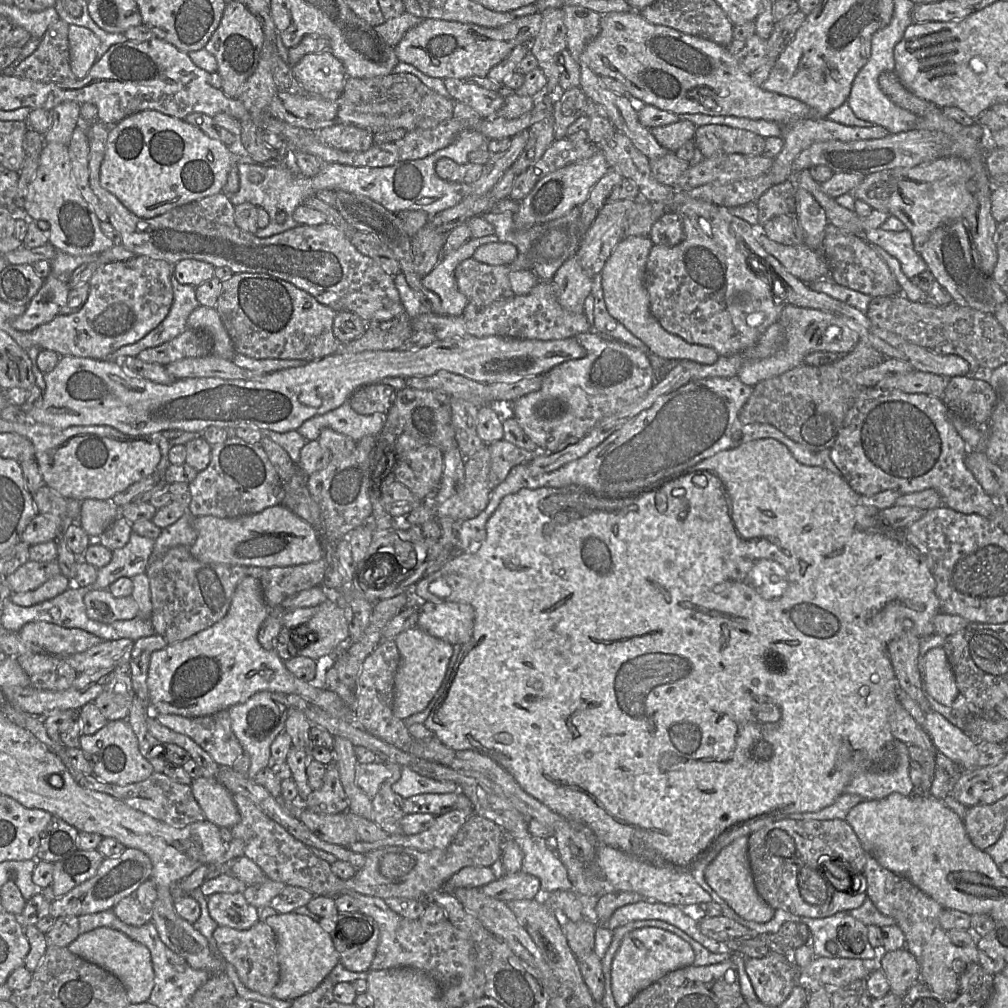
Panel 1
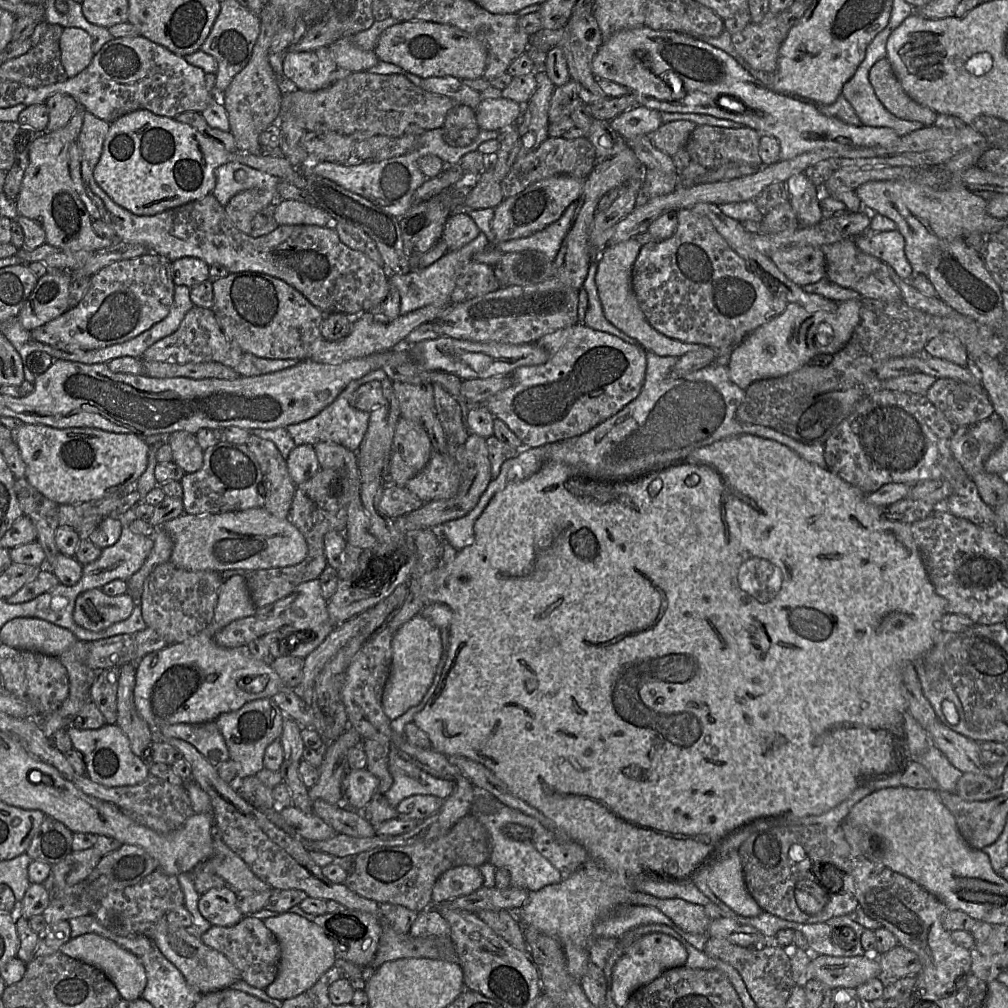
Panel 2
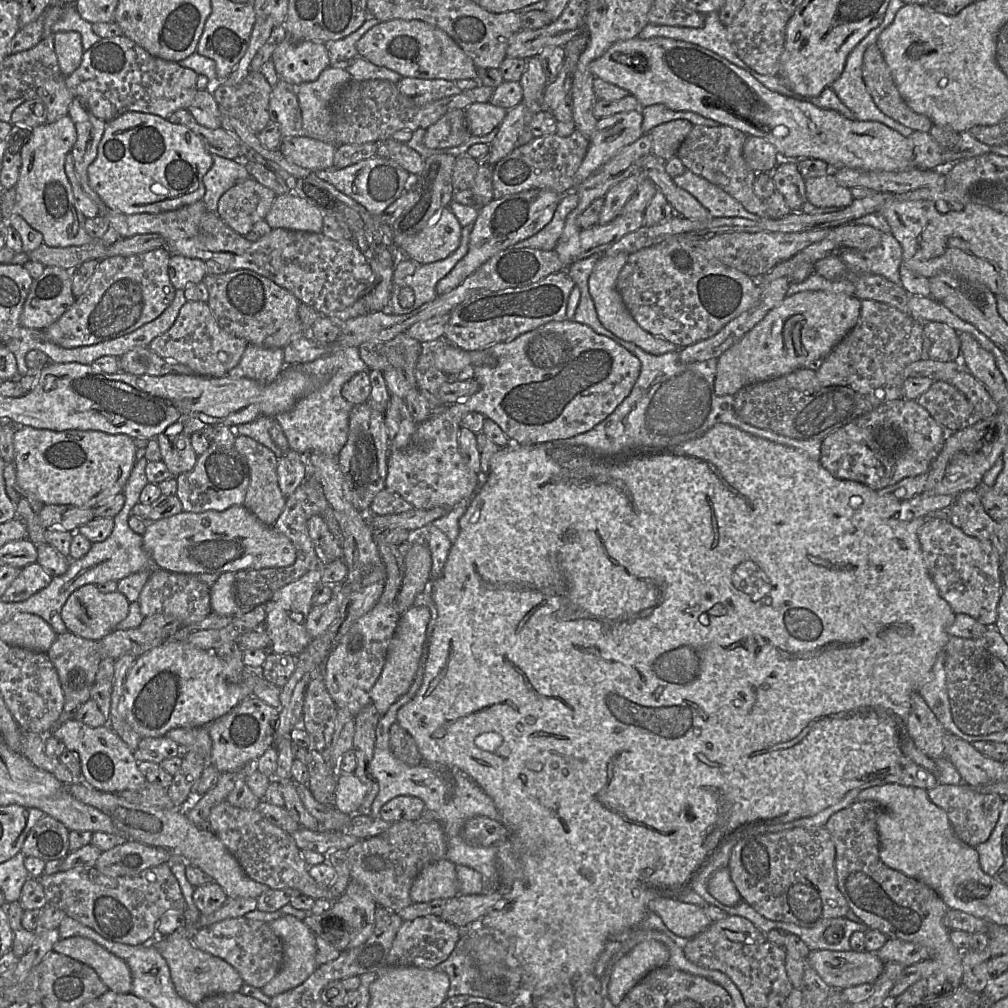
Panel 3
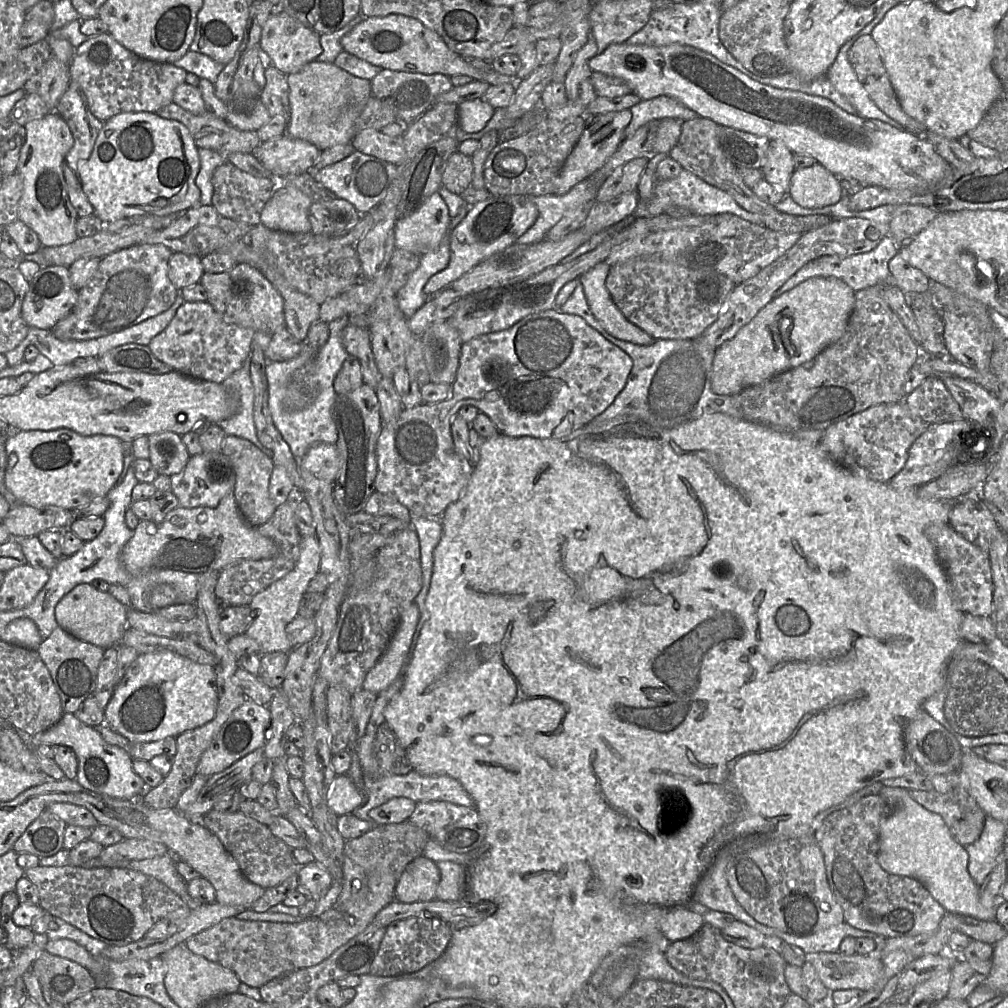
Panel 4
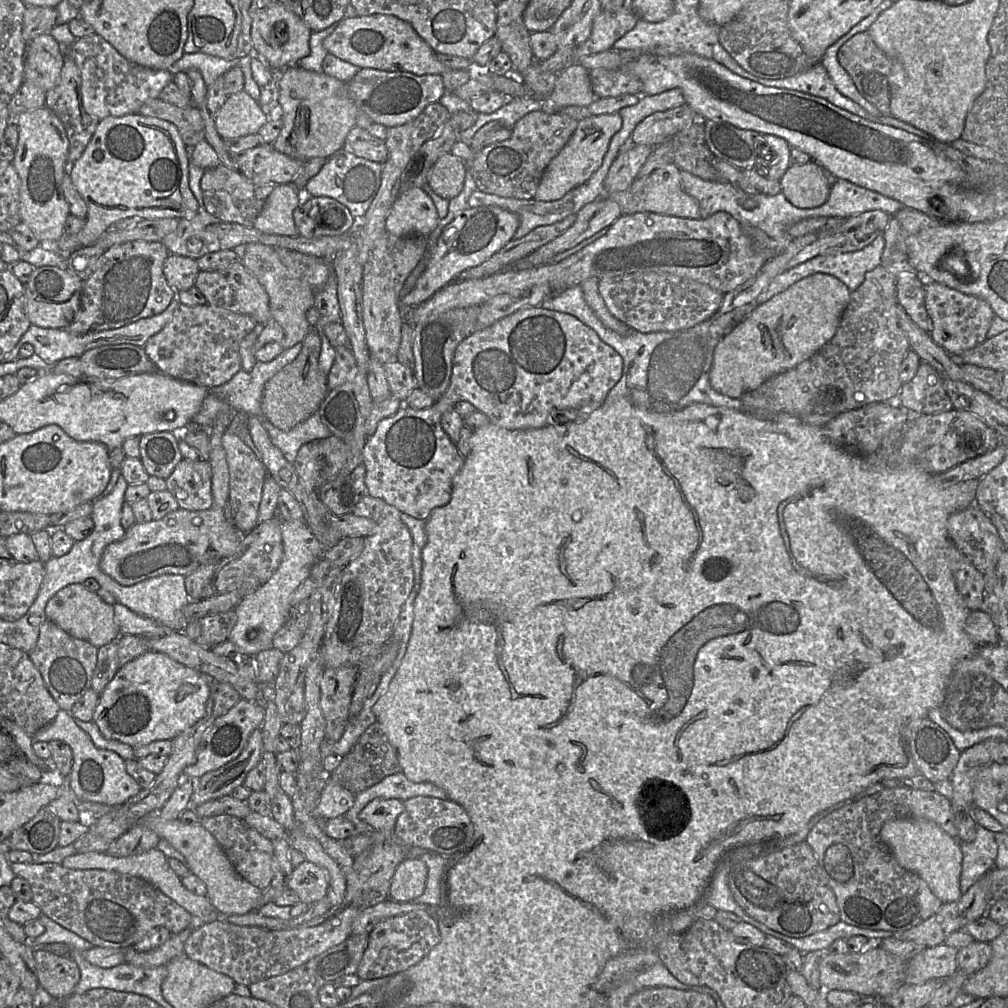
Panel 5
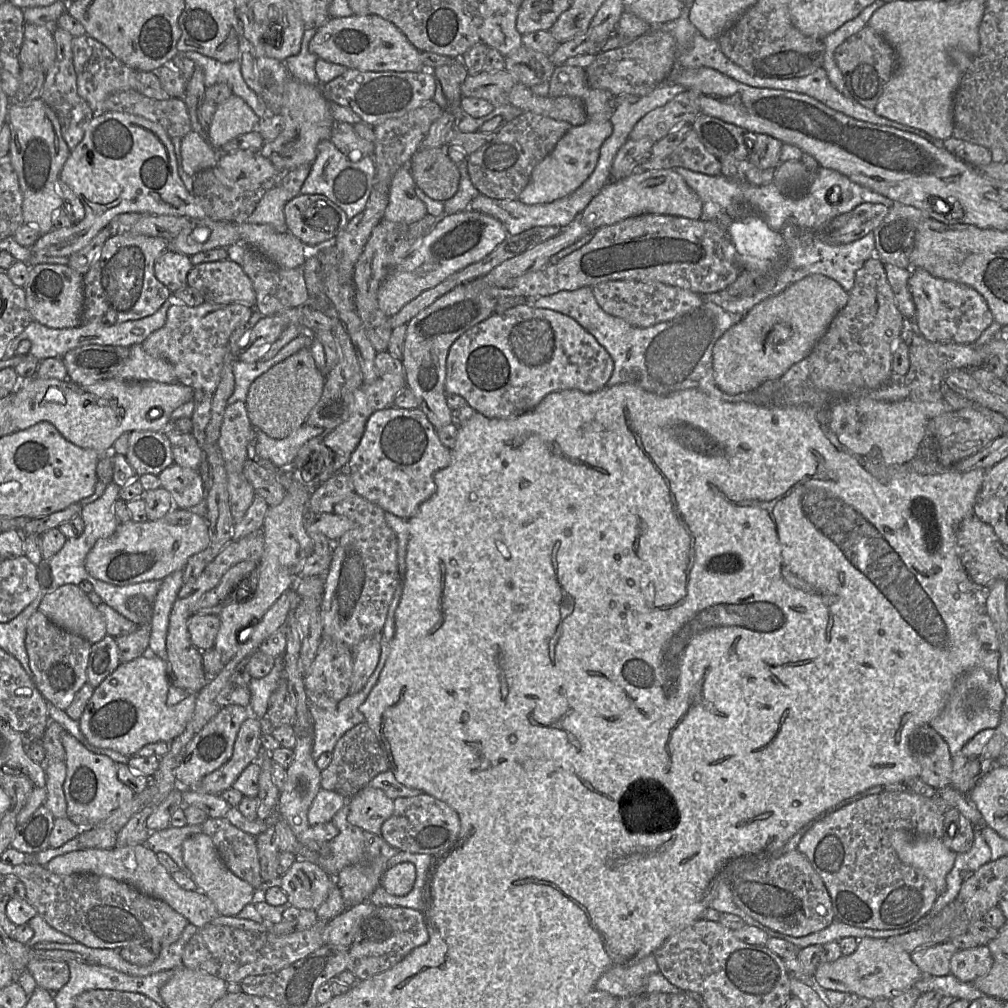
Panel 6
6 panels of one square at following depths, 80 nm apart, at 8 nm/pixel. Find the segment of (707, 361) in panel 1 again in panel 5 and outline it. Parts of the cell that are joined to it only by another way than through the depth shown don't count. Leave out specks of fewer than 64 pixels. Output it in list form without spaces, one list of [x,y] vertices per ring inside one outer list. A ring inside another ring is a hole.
[[[596,277],[588,278],[580,284],[586,303],[607,328],[622,336],[630,334],[631,328],[615,318],[608,310],[599,293],[598,284],[599,279]]]

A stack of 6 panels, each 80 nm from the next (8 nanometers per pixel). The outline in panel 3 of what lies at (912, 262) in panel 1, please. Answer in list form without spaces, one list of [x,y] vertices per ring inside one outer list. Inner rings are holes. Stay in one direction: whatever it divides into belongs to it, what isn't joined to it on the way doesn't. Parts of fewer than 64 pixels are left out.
[[[890,233],[883,234],[879,245],[871,250],[852,250],[839,257],[852,273],[876,274],[893,283],[901,283],[899,268],[903,263],[902,247]]]

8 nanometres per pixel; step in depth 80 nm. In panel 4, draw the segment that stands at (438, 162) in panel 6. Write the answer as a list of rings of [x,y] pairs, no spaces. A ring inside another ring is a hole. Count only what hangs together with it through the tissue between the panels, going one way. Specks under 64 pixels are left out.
[[[453,153],[447,160],[442,173],[442,188],[460,195],[472,183],[473,164],[471,157]]]

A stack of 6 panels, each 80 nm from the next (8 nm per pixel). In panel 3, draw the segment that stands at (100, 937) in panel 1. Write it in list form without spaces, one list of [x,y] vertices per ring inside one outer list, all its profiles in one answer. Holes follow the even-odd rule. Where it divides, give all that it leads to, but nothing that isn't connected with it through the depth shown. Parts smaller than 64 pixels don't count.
[[[85,937],[60,939],[52,951],[93,968],[109,990],[131,993],[132,974],[127,963],[94,941]]]

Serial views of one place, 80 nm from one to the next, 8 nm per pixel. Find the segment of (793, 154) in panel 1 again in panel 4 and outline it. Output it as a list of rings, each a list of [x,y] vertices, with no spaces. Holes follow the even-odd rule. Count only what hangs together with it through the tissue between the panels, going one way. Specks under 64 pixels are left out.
[[[617,43],[590,59],[589,67],[594,72],[623,79],[641,100],[670,96],[700,117],[708,118],[719,126],[731,127],[768,140],[780,140],[793,154],[813,157],[818,164],[845,183],[854,182],[864,187],[928,192],[944,180],[952,170],[952,166],[936,152],[933,145],[921,136],[898,130],[876,119],[851,115],[820,96],[758,83],[713,55],[692,46]]]

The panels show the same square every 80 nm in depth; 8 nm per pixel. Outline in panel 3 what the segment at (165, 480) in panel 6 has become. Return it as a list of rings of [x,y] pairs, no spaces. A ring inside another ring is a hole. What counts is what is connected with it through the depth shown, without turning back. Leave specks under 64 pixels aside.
[[[211,444],[197,458],[194,468],[175,476],[178,497],[182,511],[201,513],[205,511],[223,511],[233,505],[243,505],[250,483],[250,470],[246,459],[234,448]]]

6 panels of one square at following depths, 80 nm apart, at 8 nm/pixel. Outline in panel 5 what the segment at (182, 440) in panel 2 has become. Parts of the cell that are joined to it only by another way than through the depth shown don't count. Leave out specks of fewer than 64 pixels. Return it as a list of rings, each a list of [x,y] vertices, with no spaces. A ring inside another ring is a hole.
[[[157,432],[139,437],[139,459],[150,476],[166,479],[183,460],[179,435]]]

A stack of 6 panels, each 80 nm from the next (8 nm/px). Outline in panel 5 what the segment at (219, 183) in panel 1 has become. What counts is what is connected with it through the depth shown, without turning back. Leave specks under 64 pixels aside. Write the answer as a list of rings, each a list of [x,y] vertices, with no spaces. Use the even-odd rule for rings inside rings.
[[[138,113],[125,114],[122,116],[108,116],[99,120],[95,132],[93,133],[89,143],[83,151],[81,157],[73,164],[68,166],[68,172],[71,177],[73,186],[77,192],[81,195],[87,205],[87,215],[85,217],[85,224],[82,229],[75,234],[64,234],[54,244],[47,244],[49,250],[57,251],[59,253],[72,253],[76,249],[89,246],[99,238],[99,236],[111,228],[111,226],[118,220],[128,217],[143,218],[143,219],[160,219],[160,218],[189,218],[194,216],[198,210],[198,202],[189,188],[189,150],[188,147],[182,141],[177,127],[165,120],[144,116]]]

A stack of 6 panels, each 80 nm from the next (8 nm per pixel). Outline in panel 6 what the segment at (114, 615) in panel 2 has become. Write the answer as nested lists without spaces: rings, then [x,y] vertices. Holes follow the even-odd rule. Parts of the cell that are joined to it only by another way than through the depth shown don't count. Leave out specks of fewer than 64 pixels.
[[[62,585],[55,591],[45,595],[38,610],[57,626],[83,637],[91,644],[97,643],[107,636],[103,615],[78,585]]]

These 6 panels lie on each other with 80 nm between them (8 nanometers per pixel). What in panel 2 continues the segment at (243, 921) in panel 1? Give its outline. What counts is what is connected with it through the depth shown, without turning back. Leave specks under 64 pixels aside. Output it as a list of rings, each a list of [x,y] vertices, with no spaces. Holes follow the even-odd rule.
[[[229,887],[212,888],[200,895],[200,914],[216,926],[234,926],[245,916],[237,907],[238,894]]]

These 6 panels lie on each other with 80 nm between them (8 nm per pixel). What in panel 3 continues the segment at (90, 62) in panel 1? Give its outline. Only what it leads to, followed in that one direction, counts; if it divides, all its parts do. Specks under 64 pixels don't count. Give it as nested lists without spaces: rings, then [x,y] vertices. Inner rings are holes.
[[[76,31],[55,34],[54,49],[61,73],[66,78],[81,64],[84,53],[81,34]]]

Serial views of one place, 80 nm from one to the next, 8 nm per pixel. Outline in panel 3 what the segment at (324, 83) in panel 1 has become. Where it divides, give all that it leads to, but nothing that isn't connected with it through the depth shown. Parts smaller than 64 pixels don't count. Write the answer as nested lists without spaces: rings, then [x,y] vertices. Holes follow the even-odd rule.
[[[287,36],[277,43],[271,60],[274,63],[278,76],[293,85],[315,81],[321,72],[331,65],[328,50],[324,43],[309,40],[294,40]]]

